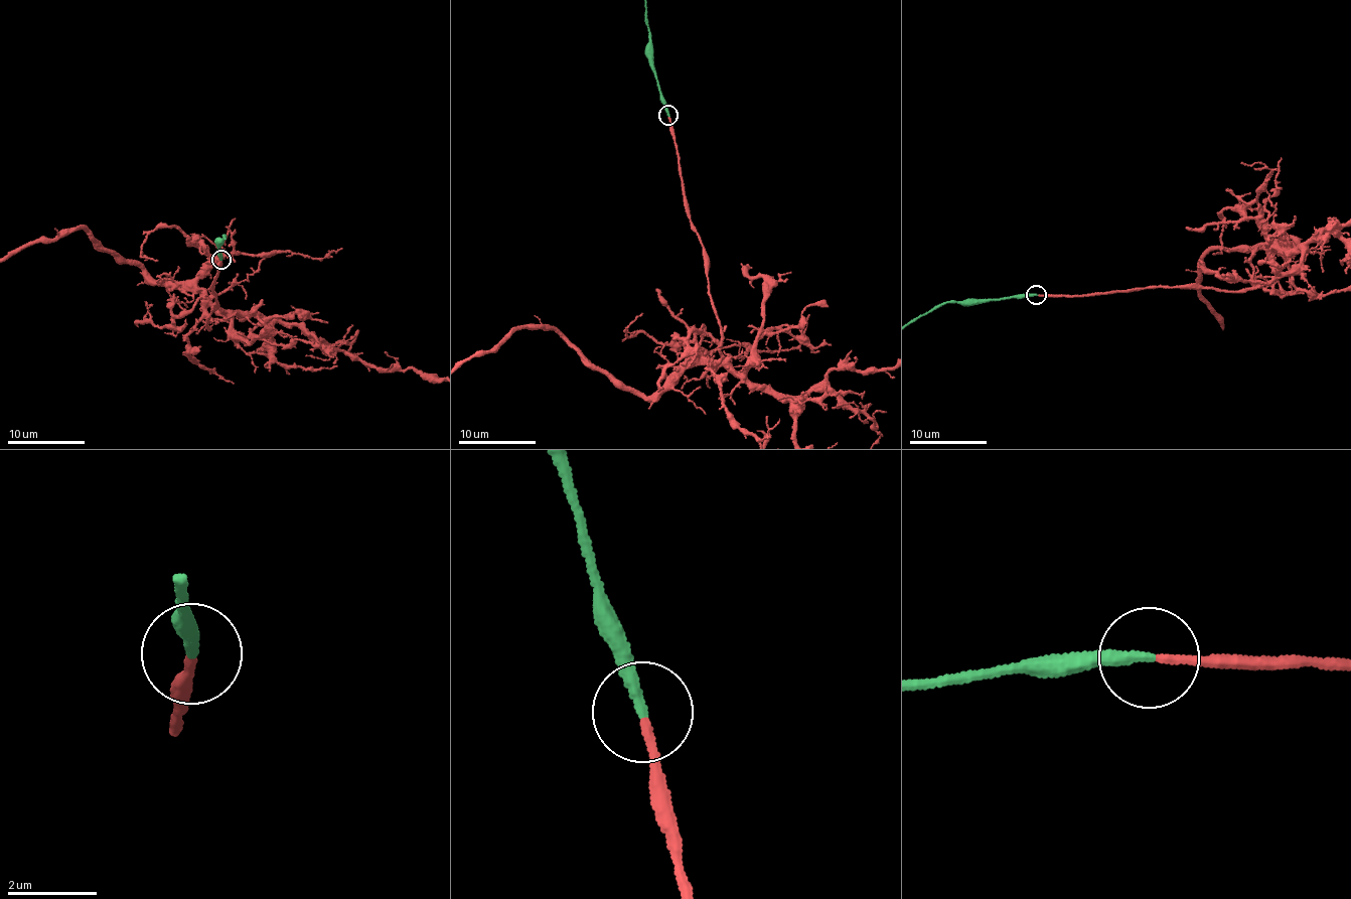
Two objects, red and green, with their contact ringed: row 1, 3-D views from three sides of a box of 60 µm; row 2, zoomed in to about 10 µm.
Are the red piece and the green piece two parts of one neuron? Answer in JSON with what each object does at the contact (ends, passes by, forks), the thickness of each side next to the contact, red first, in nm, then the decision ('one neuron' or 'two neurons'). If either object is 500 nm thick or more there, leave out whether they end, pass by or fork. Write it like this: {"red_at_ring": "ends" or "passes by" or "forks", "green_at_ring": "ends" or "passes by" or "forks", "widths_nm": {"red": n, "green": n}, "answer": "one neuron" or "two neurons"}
{"red_at_ring": "ends", "green_at_ring": "ends", "widths_nm": {"red": 180, "green": 260}, "answer": "one neuron"}

